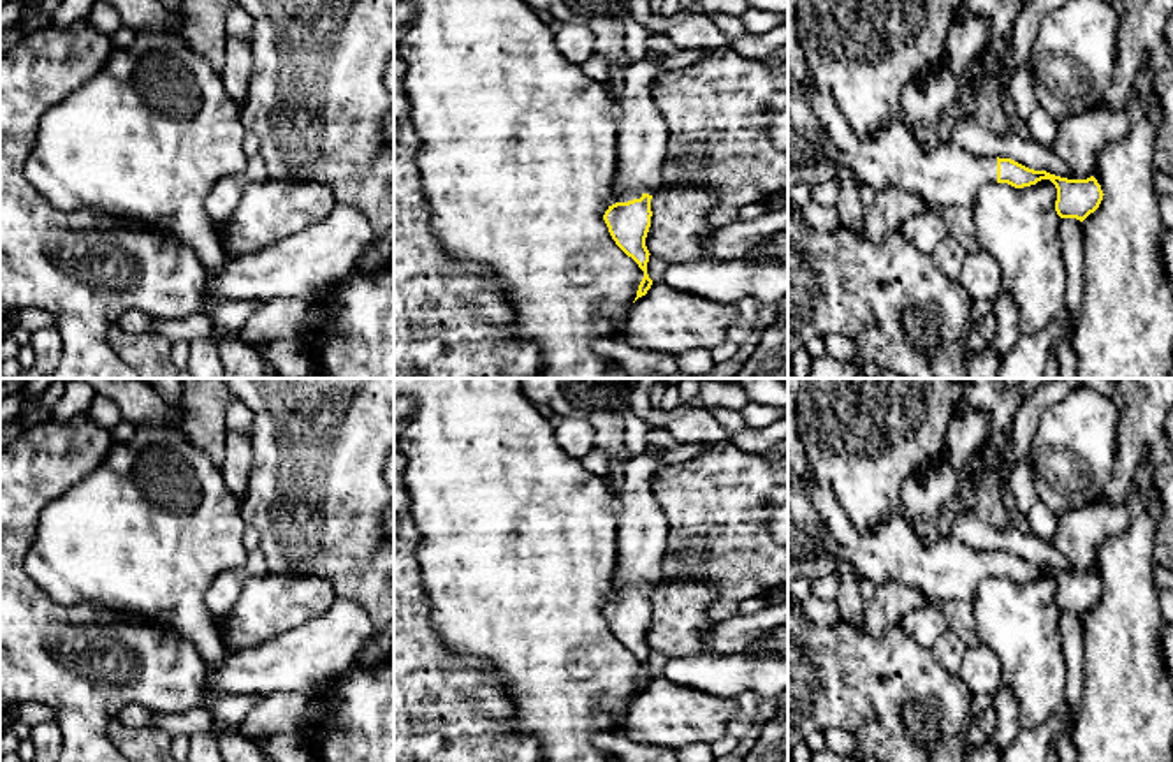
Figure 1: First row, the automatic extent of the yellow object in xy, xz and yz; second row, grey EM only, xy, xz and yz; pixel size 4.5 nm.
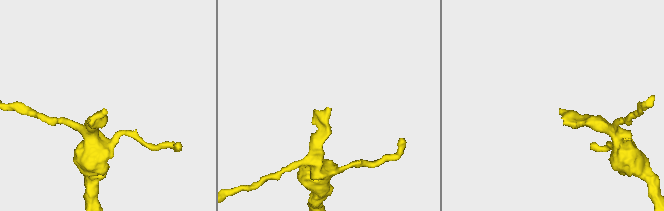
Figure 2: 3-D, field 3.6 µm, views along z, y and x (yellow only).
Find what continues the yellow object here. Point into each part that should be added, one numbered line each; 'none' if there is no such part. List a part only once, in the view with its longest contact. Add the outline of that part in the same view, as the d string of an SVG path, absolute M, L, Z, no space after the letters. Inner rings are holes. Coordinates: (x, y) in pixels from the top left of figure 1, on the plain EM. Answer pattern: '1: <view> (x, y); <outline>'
1: xz (642, 530); M647 449L628 458L617 496L623 512L617 530L619 567L614 597L652 590L663 577L668 521L654 493L654 475L663 466L661 451Z

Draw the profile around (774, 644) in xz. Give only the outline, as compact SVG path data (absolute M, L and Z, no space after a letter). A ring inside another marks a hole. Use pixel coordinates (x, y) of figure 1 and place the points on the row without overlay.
M788 623L770 630L763 641L747 648L744 653L754 655L754 656L788 660Z

